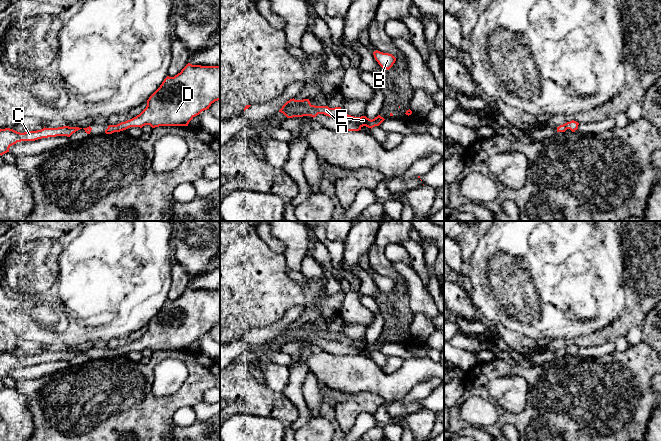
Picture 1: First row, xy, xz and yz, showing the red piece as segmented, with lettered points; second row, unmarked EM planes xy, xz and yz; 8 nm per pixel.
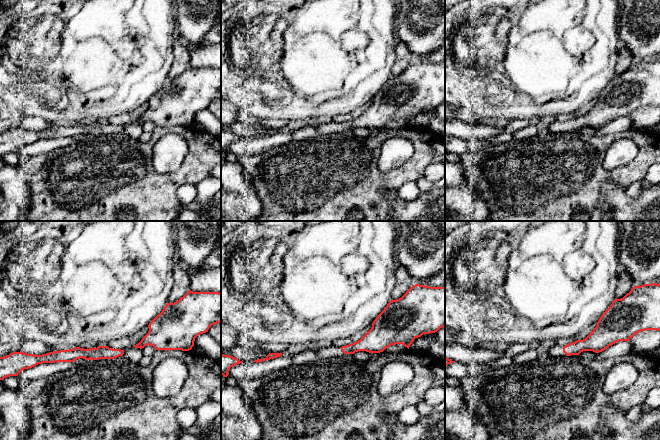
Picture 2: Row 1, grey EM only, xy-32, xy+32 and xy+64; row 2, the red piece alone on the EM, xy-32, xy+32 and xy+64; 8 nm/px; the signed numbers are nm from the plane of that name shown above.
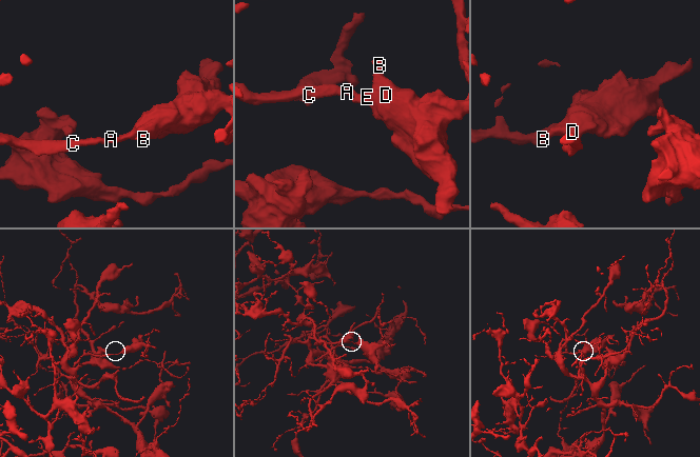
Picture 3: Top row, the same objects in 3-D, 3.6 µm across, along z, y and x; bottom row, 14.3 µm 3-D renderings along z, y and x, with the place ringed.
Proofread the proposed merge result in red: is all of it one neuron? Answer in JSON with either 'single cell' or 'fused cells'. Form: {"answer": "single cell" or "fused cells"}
{"answer": "single cell"}

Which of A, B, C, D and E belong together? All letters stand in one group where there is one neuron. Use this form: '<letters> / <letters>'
A B C D E

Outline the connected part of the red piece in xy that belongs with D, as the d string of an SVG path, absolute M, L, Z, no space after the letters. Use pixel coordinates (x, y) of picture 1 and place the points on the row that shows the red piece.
M188 63L174 77L167 76L147 100L146 108L136 117L109 125L106 134L130 127L150 125L188 126L189 122L212 103L220 100L220 66Z

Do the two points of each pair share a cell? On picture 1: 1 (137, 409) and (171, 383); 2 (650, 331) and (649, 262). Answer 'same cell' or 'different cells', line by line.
1: different cells
2: different cells

